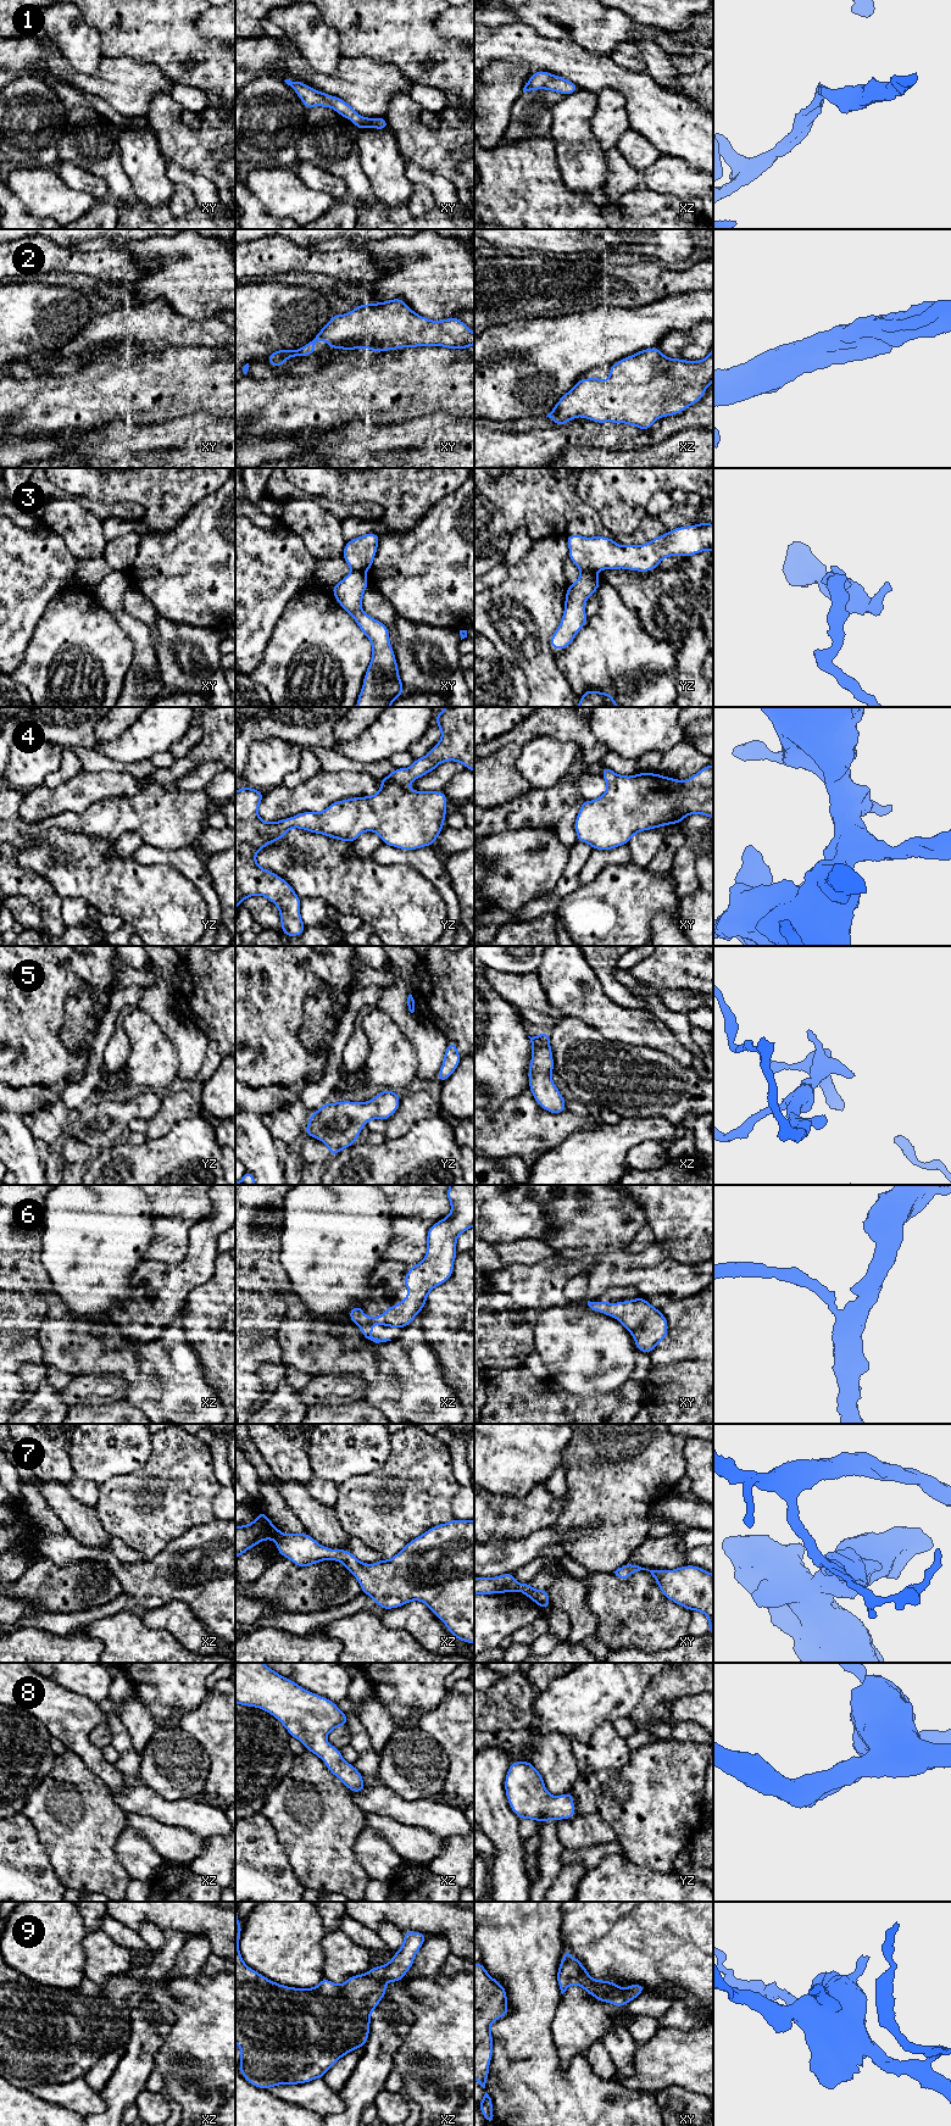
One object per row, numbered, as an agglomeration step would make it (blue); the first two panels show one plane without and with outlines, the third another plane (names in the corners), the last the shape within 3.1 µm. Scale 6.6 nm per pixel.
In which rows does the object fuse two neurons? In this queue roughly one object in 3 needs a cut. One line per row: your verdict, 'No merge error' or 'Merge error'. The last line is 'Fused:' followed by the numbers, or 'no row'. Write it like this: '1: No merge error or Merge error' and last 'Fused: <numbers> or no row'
1: No merge error
2: No merge error
3: Merge error
4: No merge error
5: No merge error
6: No merge error
7: Merge error
8: No merge error
9: No merge error
Fused: 3, 7

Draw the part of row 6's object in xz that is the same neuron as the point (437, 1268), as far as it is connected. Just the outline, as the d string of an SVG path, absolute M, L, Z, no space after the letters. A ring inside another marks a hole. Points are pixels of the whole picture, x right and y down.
M450 1185L446 1197L451 1213L429 1228L424 1259L412 1265L402 1280L408 1287L407 1297L397 1306L386 1307L383 1315L367 1317L361 1306L350 1309L350 1320L360 1326L366 1339L376 1343L391 1341L373 1337L373 1325L397 1329L411 1325L413 1318L426 1307L429 1292L451 1278L454 1260L458 1254L457 1237L474 1226L474 1185Z

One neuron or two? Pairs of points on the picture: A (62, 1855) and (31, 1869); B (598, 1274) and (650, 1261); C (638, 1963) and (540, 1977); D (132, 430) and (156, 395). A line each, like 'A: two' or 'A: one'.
A: two
B: one
C: two
D: two

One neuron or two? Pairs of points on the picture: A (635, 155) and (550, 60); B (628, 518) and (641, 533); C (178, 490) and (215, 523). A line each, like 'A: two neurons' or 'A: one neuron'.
A: two neurons
B: two neurons
C: two neurons

